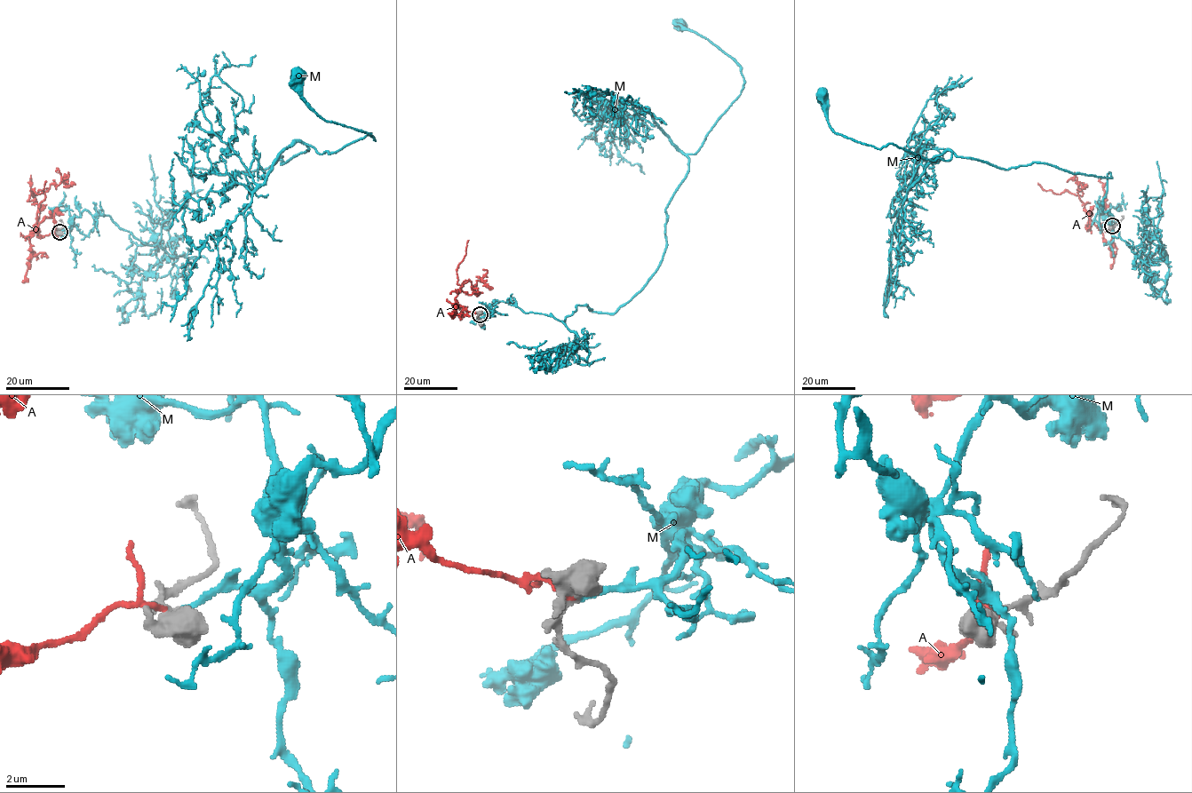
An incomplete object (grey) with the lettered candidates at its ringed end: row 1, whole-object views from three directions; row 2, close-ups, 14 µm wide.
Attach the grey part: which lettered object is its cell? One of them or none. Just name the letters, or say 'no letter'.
M

